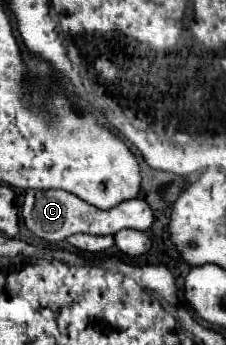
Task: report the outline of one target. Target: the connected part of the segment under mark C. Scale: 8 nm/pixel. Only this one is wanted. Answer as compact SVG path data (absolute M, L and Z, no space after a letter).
M32 188L26 190L22 218L32 234L36 234L38 238L44 238L48 242L62 242L76 232L116 234L124 228L148 230L154 222L152 208L148 206L148 202L144 198L132 198L132 200L126 200L126 202L114 206L112 210L100 210L66 190L32 190Z

